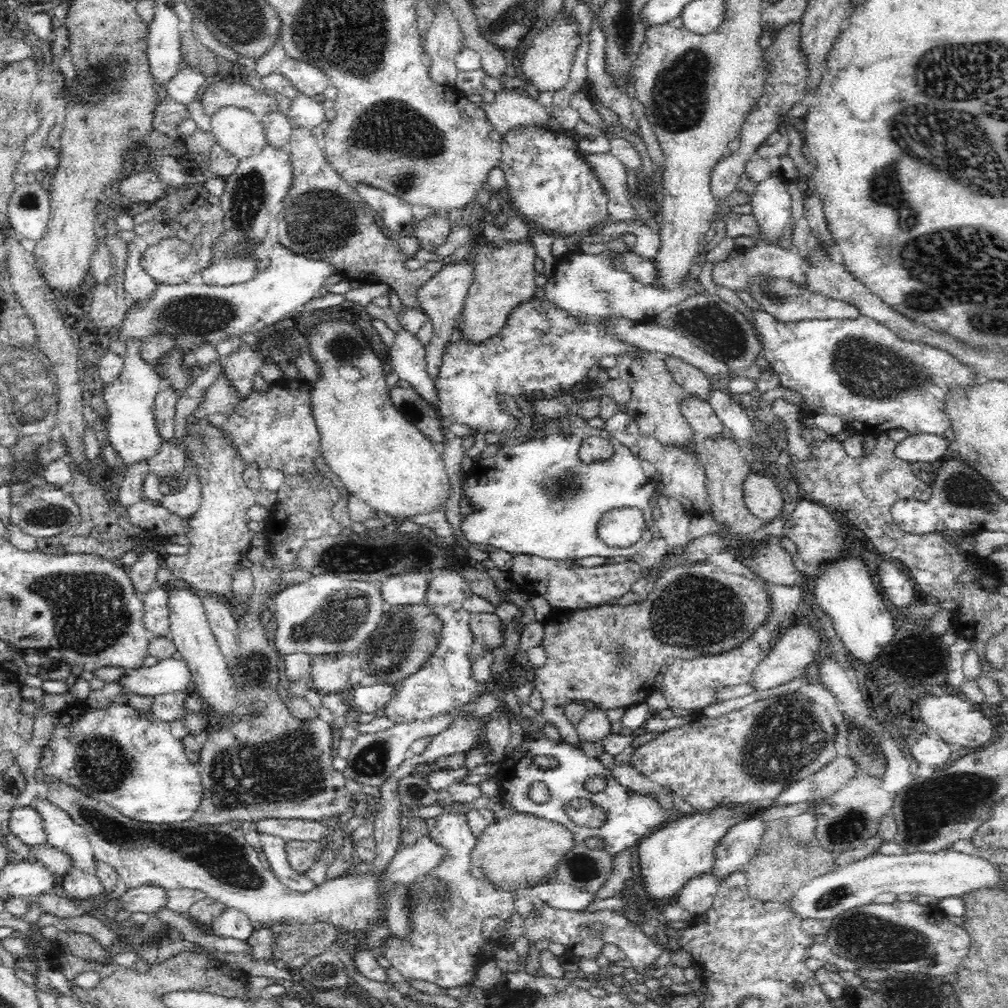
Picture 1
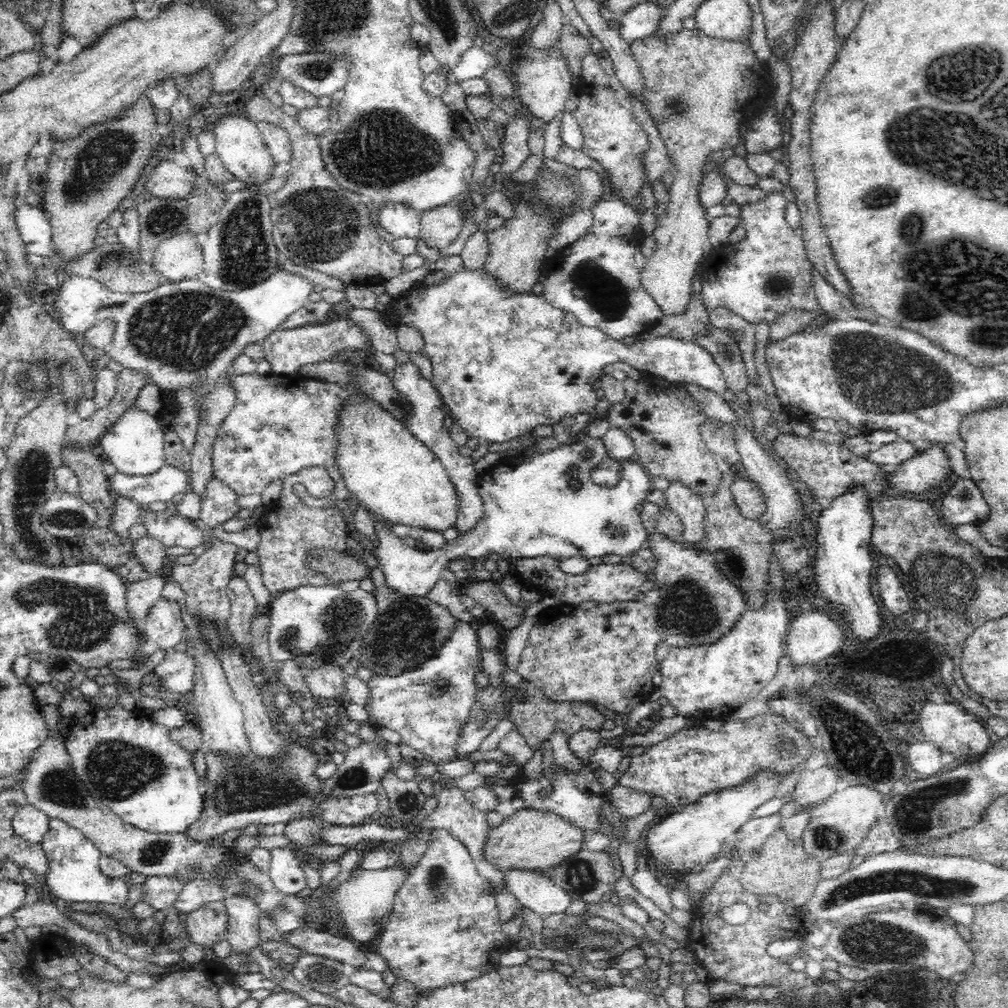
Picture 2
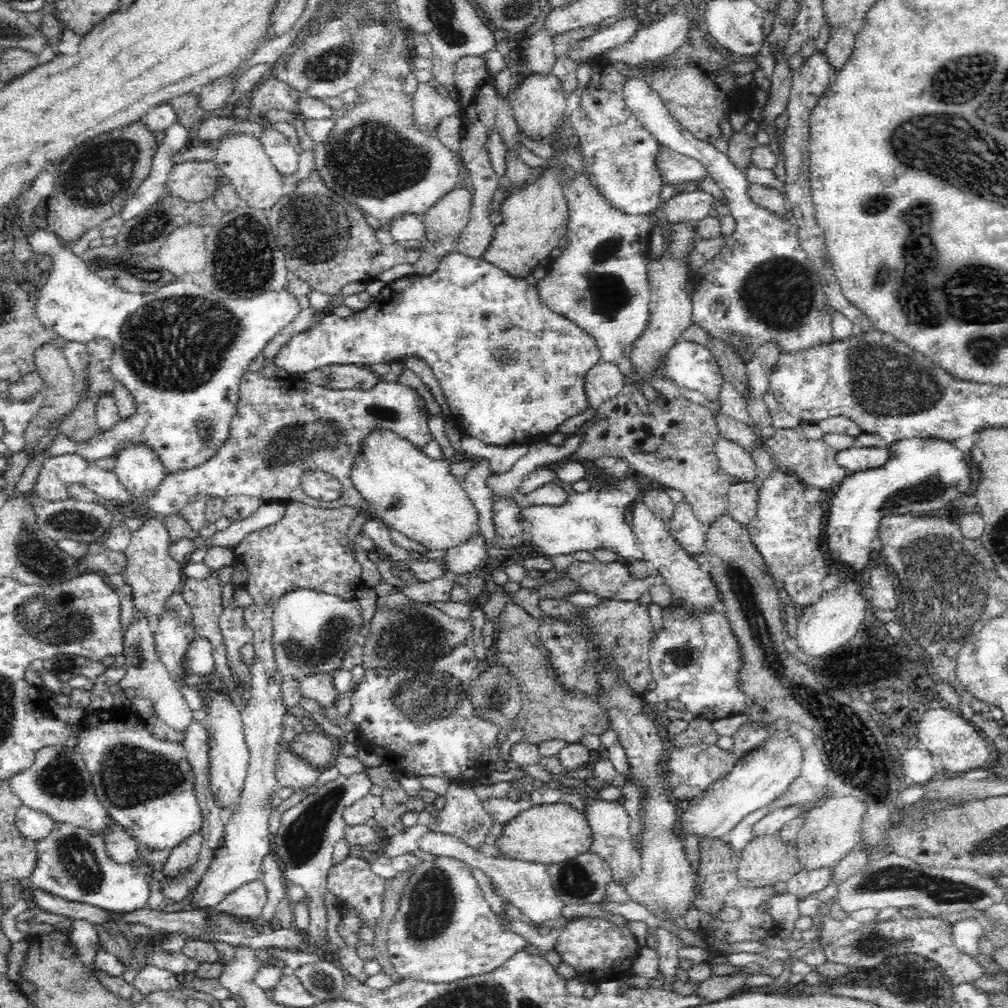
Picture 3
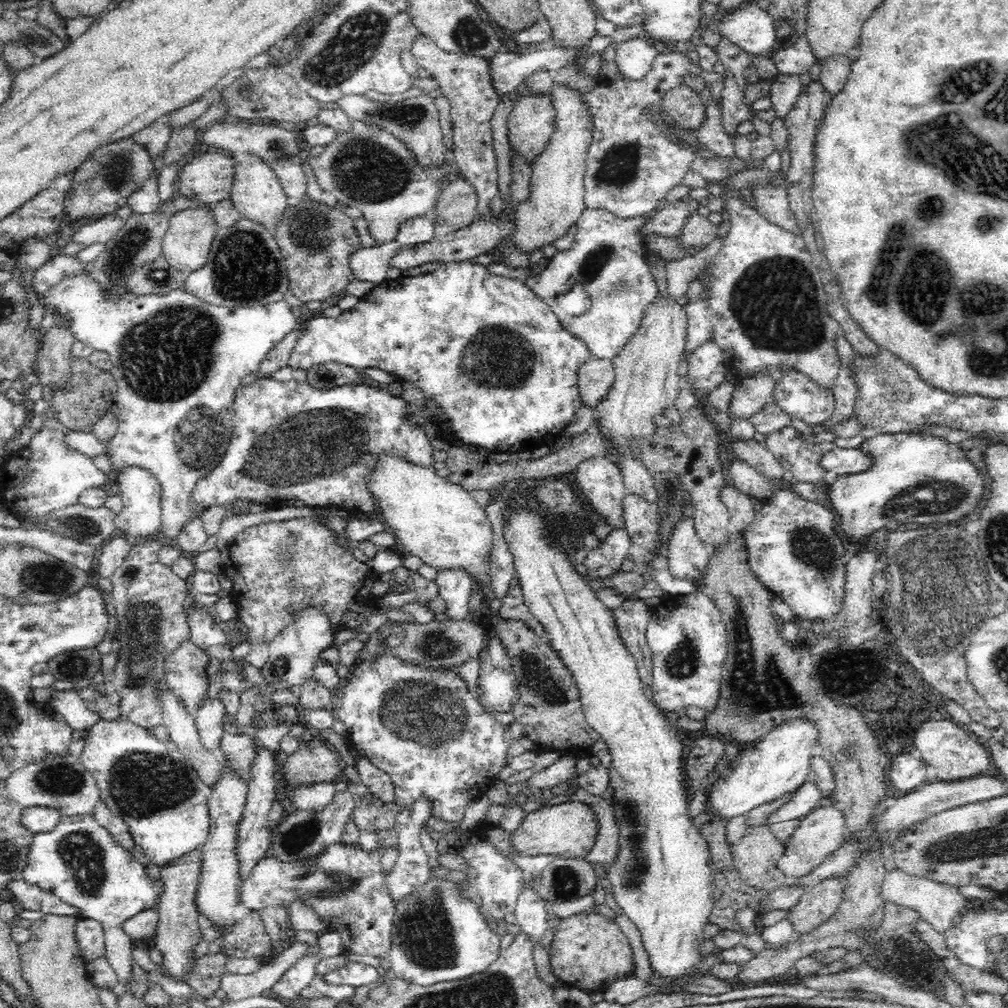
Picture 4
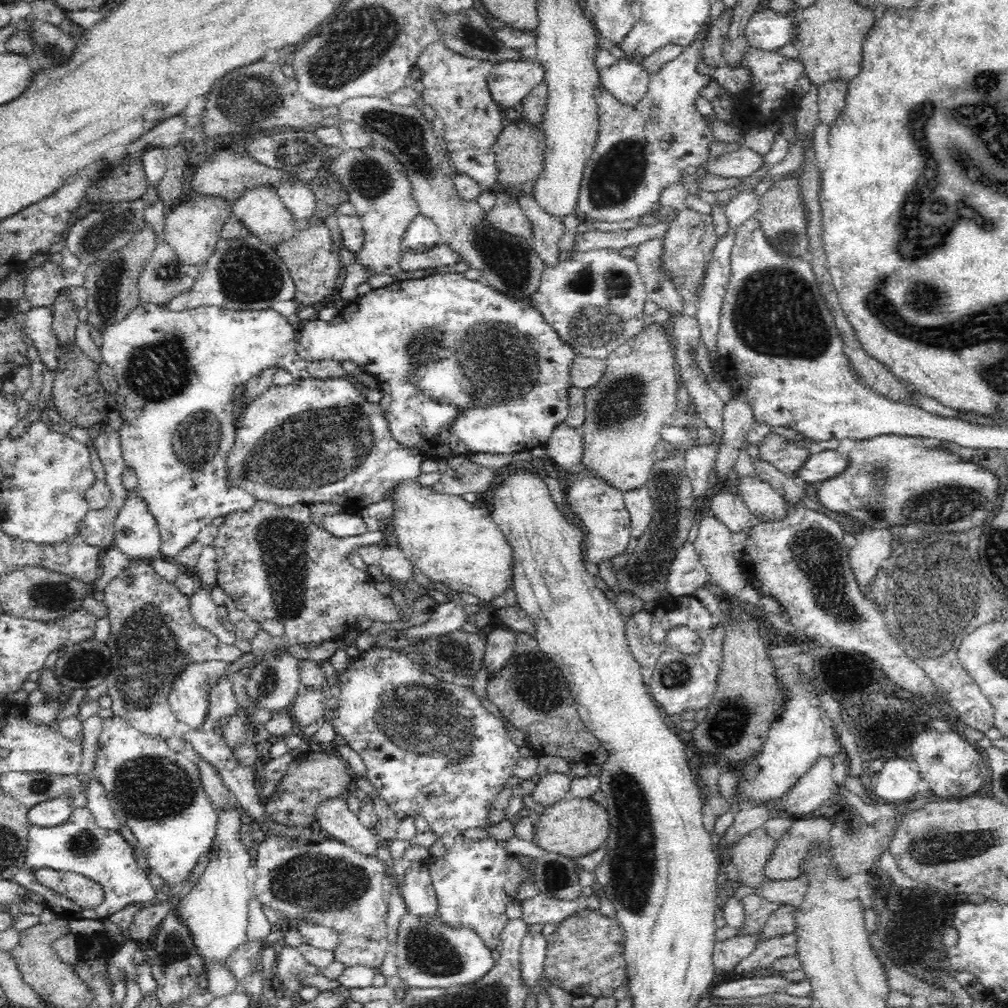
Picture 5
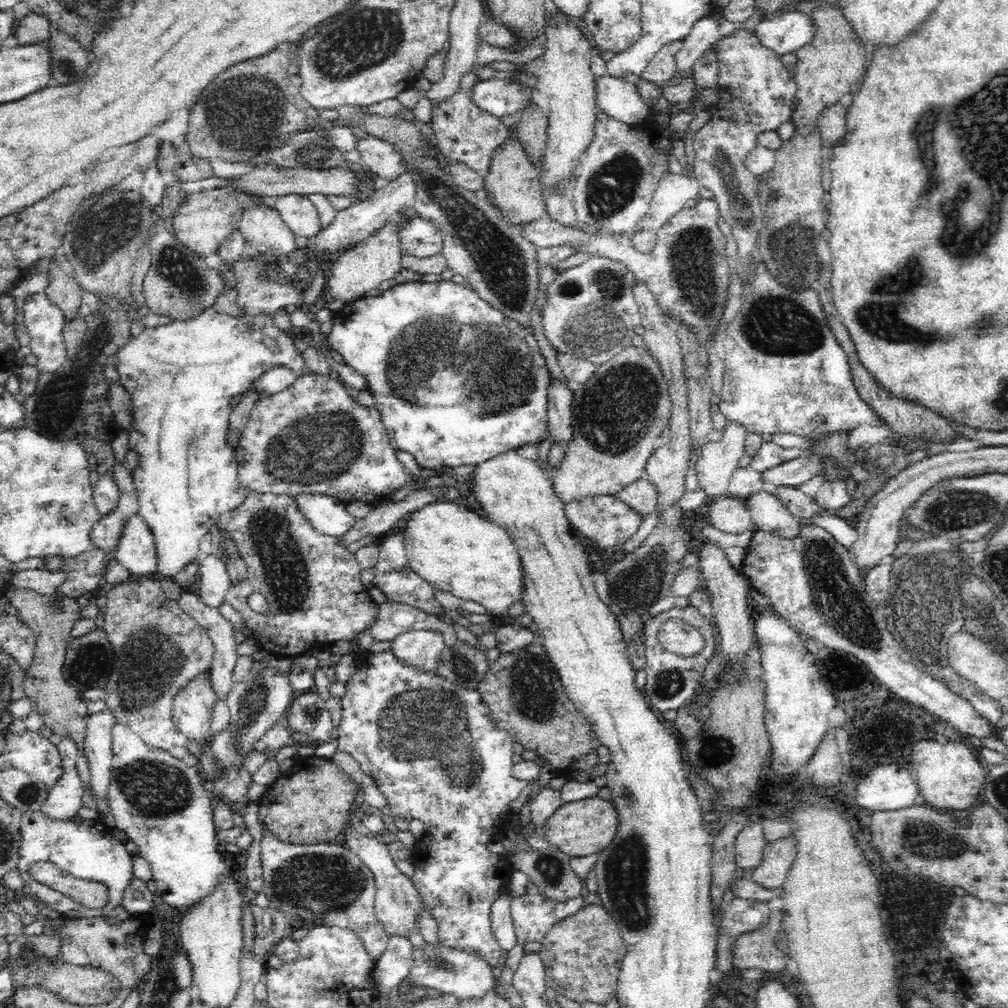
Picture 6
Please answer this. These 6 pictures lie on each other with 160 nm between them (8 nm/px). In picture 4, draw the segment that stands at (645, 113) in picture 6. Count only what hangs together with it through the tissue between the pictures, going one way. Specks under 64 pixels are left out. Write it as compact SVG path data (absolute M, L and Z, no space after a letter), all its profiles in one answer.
M645 35L616 44L616 64L623 79L642 80L663 52L662 40Z

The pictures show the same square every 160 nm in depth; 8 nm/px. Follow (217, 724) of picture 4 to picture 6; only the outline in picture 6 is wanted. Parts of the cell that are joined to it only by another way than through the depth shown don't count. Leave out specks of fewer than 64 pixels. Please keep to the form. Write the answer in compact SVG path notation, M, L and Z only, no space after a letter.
M195 589L182 590L180 598L178 598L178 603L184 612L191 618L194 618L200 627L206 629L206 631L210 633L210 637L212 637L212 641L214 641L216 652L209 670L211 672L211 682L217 700L226 700L235 684L233 670L237 658L239 657L238 653L236 653L238 642L234 639L235 630L233 629L233 625L219 612L219 609L206 607L204 602L200 601L199 594Z

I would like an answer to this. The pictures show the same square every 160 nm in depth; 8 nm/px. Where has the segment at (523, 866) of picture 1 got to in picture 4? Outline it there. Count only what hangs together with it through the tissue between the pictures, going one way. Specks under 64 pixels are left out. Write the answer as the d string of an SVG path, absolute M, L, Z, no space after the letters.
M569 800L553 806L541 806L526 813L516 830L510 834L512 848L524 856L556 856L581 858L594 846L597 834L597 819L590 806Z

